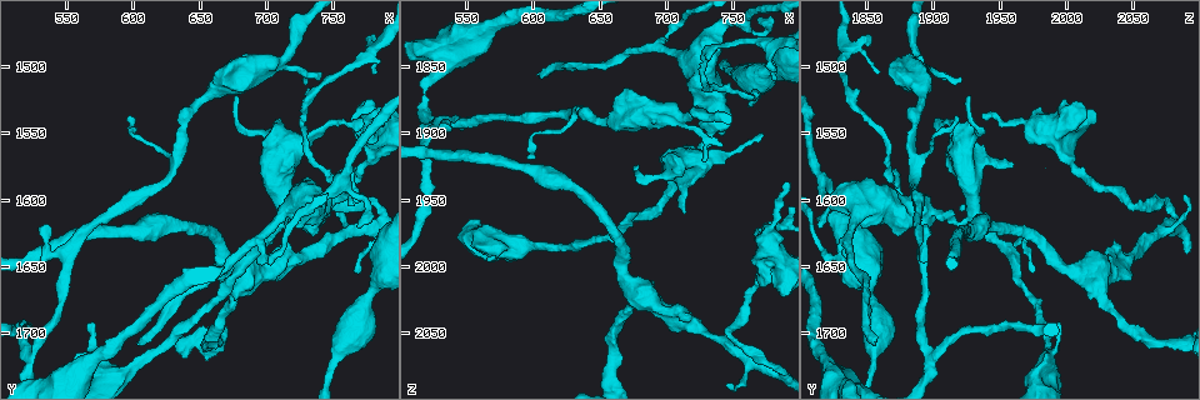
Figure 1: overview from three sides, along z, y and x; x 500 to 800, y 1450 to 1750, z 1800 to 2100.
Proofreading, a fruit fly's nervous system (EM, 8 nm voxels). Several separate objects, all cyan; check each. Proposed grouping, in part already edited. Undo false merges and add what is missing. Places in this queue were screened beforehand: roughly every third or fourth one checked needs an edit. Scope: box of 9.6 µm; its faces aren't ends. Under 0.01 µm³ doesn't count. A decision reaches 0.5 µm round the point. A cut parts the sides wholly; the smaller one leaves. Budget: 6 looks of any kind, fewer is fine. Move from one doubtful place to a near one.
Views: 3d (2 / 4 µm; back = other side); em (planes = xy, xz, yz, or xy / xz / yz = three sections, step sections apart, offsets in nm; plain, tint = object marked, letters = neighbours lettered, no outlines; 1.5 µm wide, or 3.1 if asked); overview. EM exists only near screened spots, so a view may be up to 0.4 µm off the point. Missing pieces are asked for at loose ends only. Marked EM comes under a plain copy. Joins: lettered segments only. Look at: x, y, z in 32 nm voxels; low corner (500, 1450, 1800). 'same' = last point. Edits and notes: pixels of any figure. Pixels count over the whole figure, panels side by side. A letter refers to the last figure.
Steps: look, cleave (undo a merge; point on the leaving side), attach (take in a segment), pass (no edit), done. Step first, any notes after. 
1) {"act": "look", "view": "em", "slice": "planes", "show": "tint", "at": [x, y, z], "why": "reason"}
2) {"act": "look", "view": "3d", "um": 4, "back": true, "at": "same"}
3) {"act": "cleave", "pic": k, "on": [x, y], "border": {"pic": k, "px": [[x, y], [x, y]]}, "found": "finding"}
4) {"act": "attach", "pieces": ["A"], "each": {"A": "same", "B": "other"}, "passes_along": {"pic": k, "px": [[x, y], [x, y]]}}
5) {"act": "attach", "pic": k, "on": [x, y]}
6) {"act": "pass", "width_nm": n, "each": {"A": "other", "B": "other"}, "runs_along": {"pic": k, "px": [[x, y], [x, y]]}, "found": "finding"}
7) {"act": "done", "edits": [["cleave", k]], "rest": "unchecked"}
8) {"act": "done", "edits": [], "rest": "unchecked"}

{"act": "look", "view": "em", "slice": "xz", "step": 4, "show": "tint", "at": [710, 1538, 1928], "why": "an open end"}

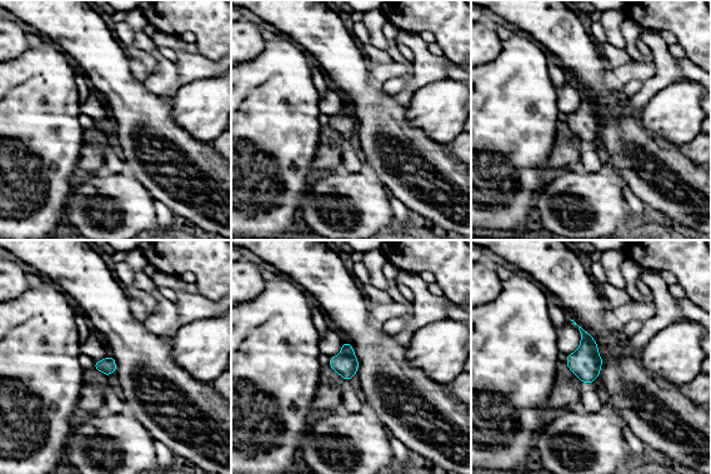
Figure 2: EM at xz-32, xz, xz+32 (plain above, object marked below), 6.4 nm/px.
{"act": "look", "view": "em", "slice": "yz", "step": 4, "show": "letters", "at": "same"}

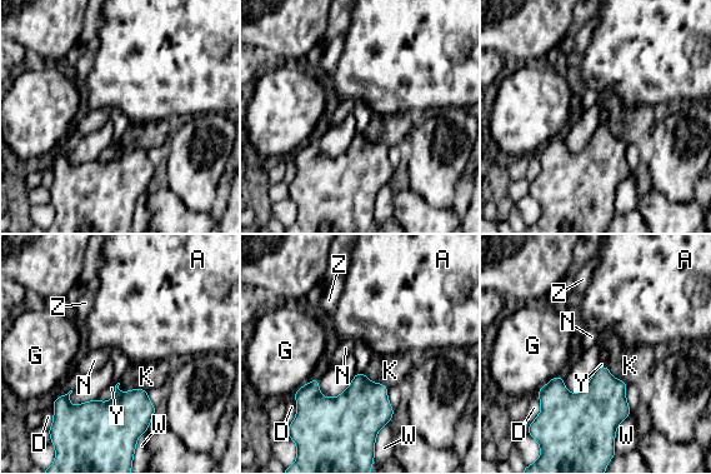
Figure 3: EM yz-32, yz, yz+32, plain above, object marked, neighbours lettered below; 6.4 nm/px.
{"act": "pass", "each": {"A": "other", "D": "other", "G": "other", "K": "other", "N": "other", "W": "other", "Y": "other", "Z": "other"}, "border": {"pic": 3, "px": [[560, 374], [537, 390]]}, "found": "none of them fits"}

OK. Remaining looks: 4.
{"act": "look", "view": "em", "slice": "xz", "step": 8, "show": "letters", "at": [568, 1692, 1994], "why": "free end"}

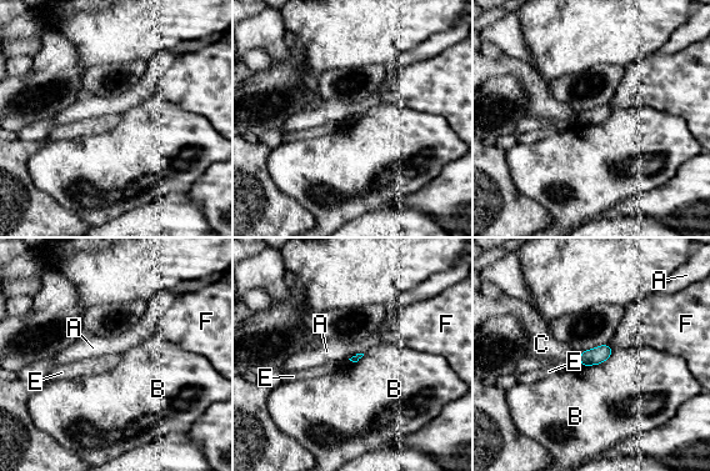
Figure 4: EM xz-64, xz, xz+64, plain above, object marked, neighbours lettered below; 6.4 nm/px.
{"act": "look", "view": "em", "slice": "xy", "step": 4, "show": "letters", "at": "same", "why": "another direction"}

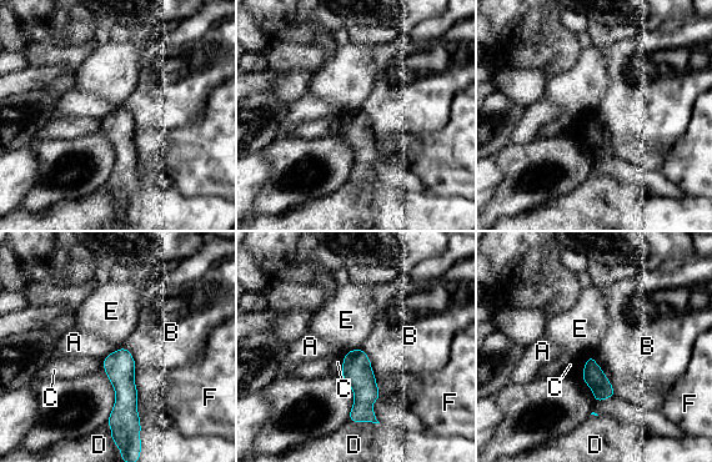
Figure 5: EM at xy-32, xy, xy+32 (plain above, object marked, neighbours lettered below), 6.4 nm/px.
{"act": "pass", "each": {"A": "other", "B": "other", "C": "other", "D": "other", "E": "other", "F": "other"}, "border": {"pic": 5, "px": [[123, 347], [113, 351], [103, 360]]}, "found": "no lettered segment goes on from it"}

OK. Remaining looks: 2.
{"act": "look", "view": "3d", "um": 4, "at": [778, 1672, 1856], "why": "sudden change in width"}

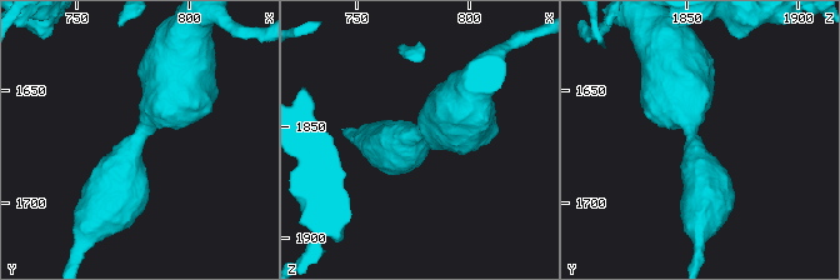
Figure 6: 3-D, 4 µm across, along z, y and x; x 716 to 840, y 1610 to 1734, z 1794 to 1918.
{"act": "look", "view": "em", "slice": "planes", "show": "letters", "at": [776, 1671, 1854], "arm_widths_nm": [650, 950], "why": "need the tissue"}

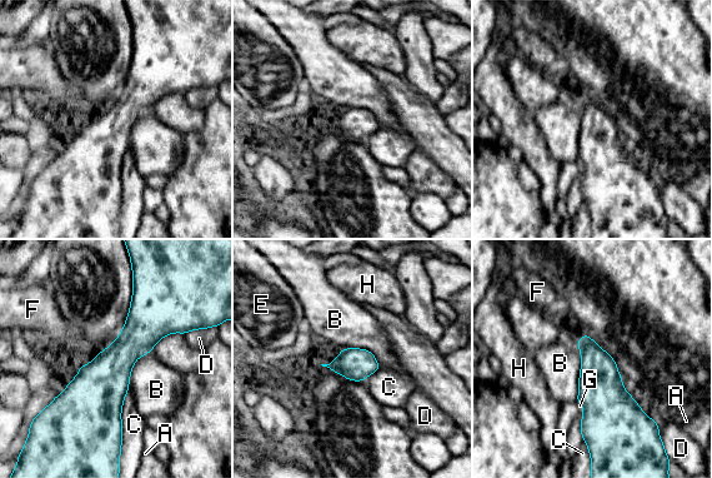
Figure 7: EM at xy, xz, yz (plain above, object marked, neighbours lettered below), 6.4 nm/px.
{"act": "pass", "each": {"A": "other", "B": "other", "C": "other", "D": "other", "E": "other", "F": "other", "G": "other", "H": "other"}, "border": {"pic": 7, "px": [[128, 389], [121, 409], [120, 446]]}, "found": "continuous, no second cell"}

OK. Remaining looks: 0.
{"act": "done", "edits": [], "rest": "unchecked"}

